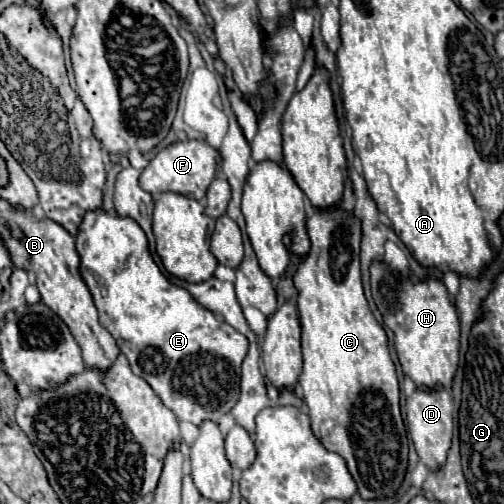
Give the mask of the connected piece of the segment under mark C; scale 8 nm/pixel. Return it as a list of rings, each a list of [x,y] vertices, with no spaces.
[[[342,208],[314,212],[306,220],[306,230],[312,242],[310,252],[298,264],[294,284],[298,288],[298,312],[302,324],[302,354],[304,370],[300,384],[304,402],[308,406],[310,426],[314,436],[330,452],[336,452],[348,464],[348,470],[364,500],[392,498],[408,470],[408,438],[398,404],[398,378],[390,358],[388,338],[384,328],[376,322],[360,280],[360,226],[356,216],[348,216]]]

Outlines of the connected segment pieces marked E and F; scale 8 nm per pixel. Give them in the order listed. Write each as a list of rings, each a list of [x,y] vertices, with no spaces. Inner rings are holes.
[[[104,210],[86,212],[76,236],[76,250],[82,258],[80,274],[92,292],[100,324],[114,336],[118,348],[128,358],[132,372],[152,386],[154,394],[176,414],[178,420],[196,426],[204,420],[218,424],[218,420],[240,400],[240,376],[242,362],[248,354],[248,340],[198,304],[186,288],[172,284],[160,272],[150,254],[144,230],[132,218],[110,216]]]
[[[184,140],[184,142],[174,142],[160,150],[154,160],[144,168],[140,176],[140,186],[150,192],[180,192],[184,196],[192,196],[196,200],[202,200],[210,188],[210,182],[214,180],[218,166],[222,162],[222,156],[216,148],[206,144],[204,140]]]

